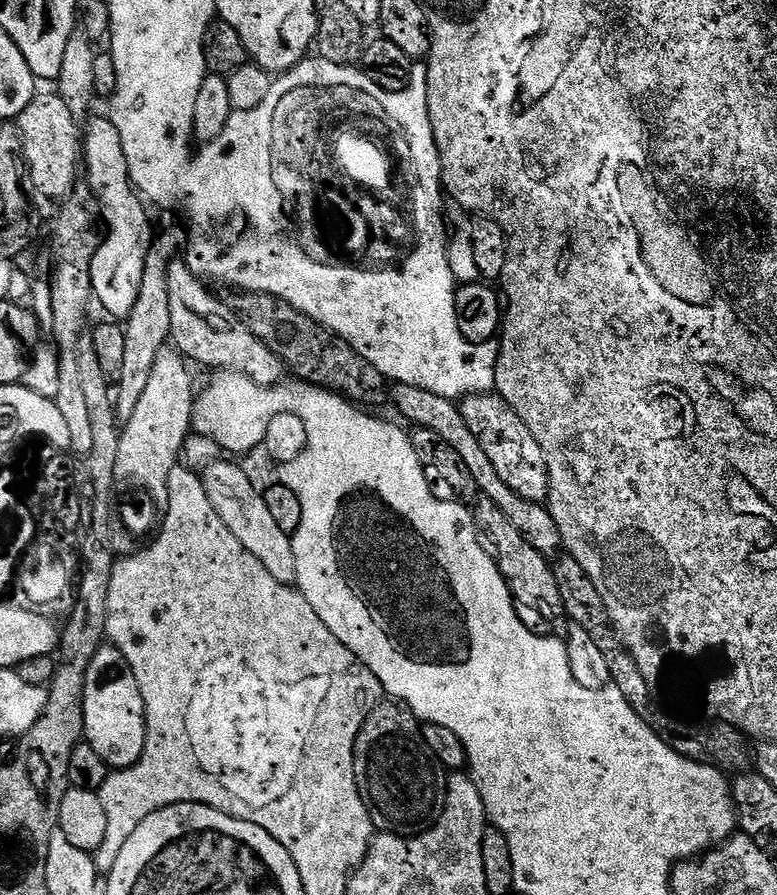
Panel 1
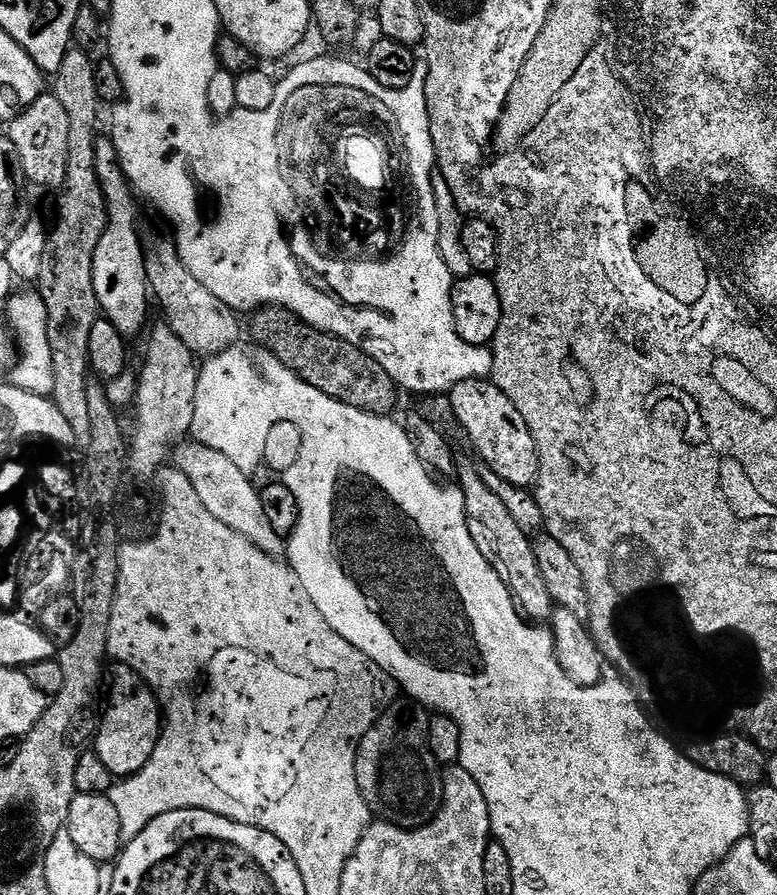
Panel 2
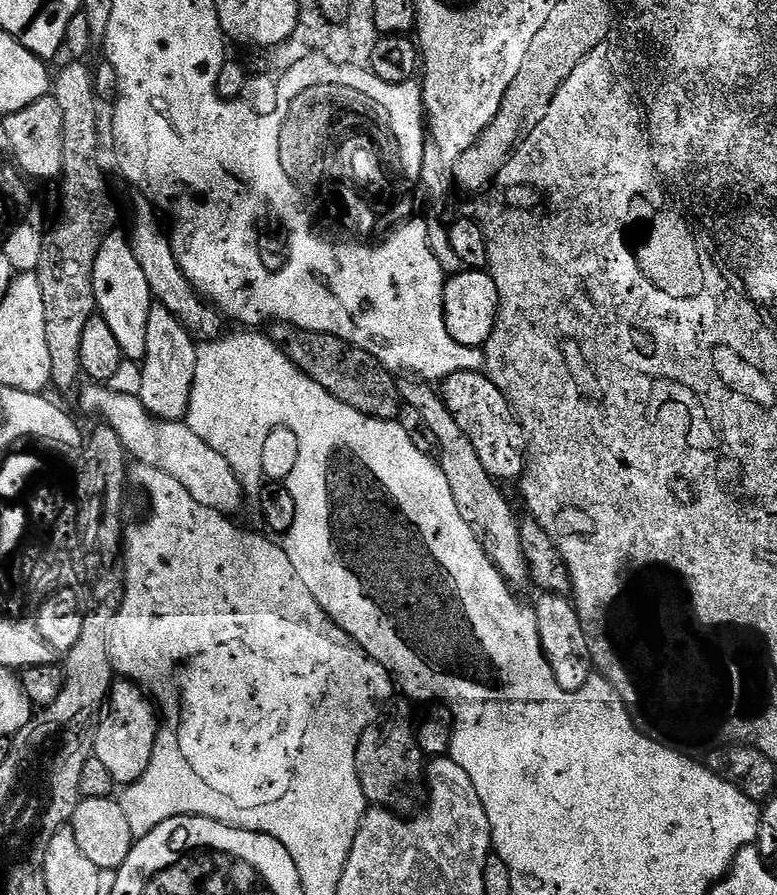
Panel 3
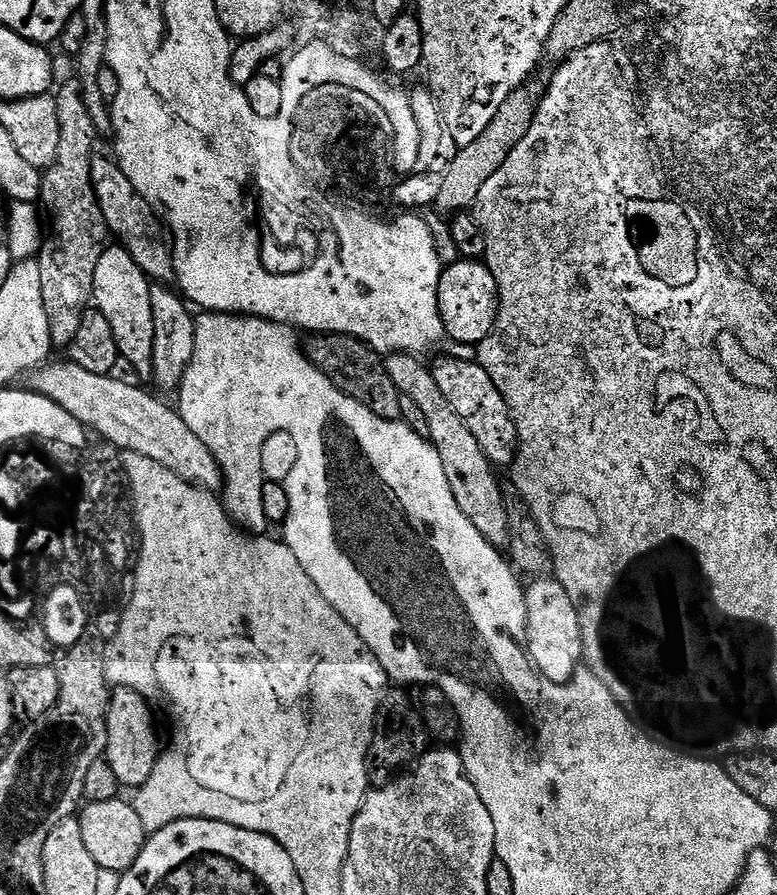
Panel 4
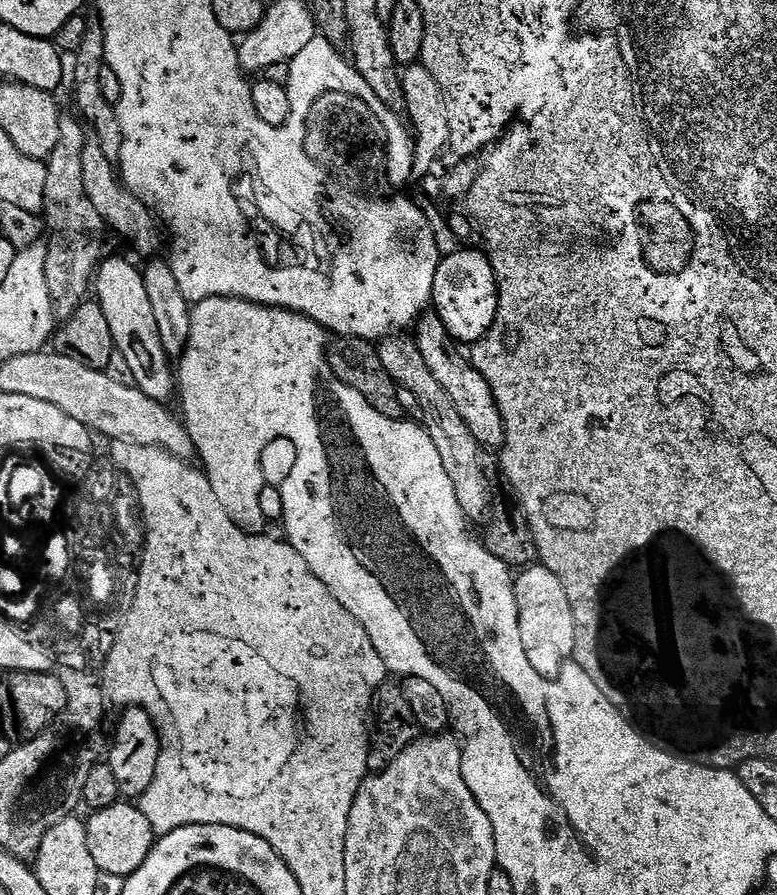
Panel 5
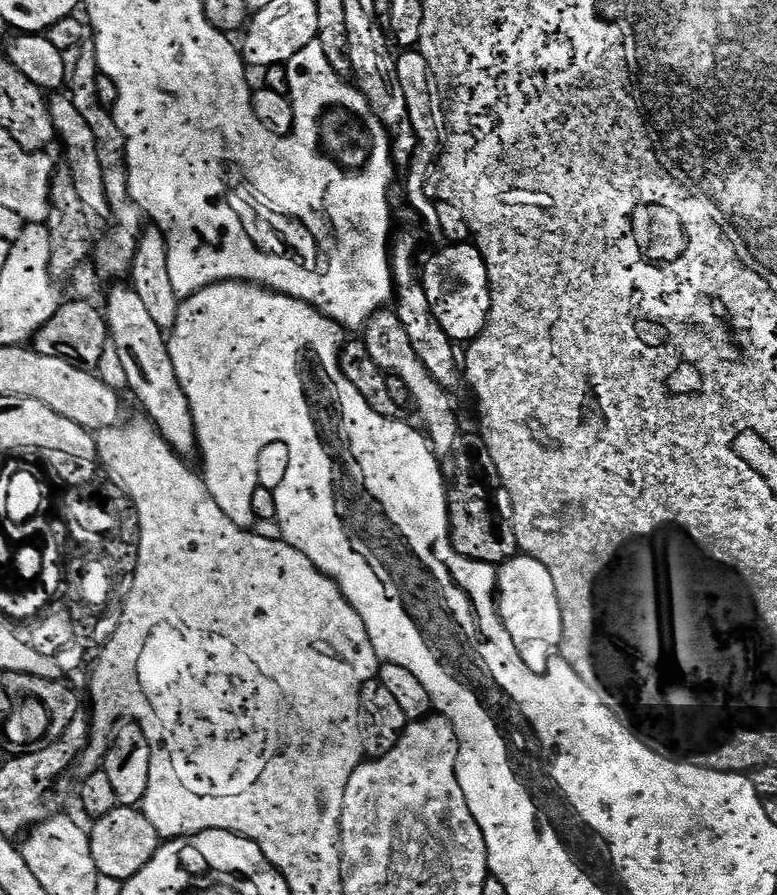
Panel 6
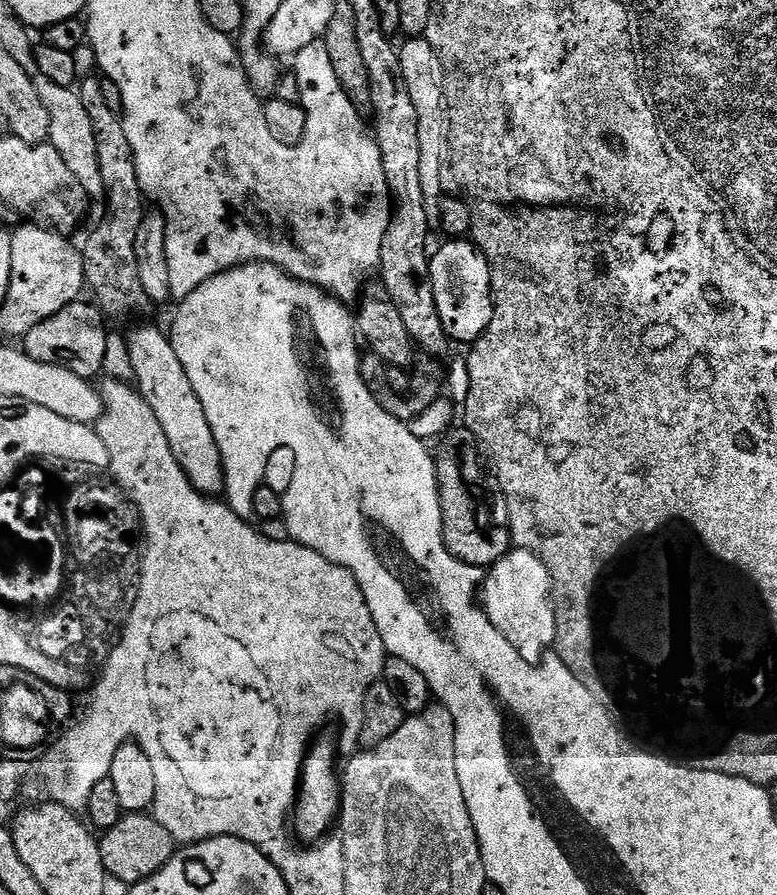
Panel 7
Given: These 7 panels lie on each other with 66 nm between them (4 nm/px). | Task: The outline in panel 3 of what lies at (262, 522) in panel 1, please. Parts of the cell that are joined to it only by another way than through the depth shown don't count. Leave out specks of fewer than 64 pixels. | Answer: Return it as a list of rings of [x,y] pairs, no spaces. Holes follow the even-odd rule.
[[[100,382],[85,383],[79,392],[81,410],[97,412],[99,419],[110,425],[114,434],[118,434],[124,451],[136,464],[144,464],[147,468],[157,468],[170,474],[170,478],[182,482],[182,487],[190,493],[194,502],[202,502],[202,506],[210,510],[225,514],[239,510],[240,503],[246,499],[246,493],[230,470],[230,462],[226,462],[226,458],[222,458],[214,446],[206,446],[206,442],[202,442],[202,438],[198,438],[198,434],[194,434],[186,422],[160,420],[151,416],[146,406],[142,406],[139,395],[115,392],[112,386]]]

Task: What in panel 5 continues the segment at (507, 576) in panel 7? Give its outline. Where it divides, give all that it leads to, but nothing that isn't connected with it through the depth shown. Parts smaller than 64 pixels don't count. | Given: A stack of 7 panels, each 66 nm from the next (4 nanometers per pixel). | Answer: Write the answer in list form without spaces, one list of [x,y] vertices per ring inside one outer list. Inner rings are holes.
[[[529,566],[514,580],[516,601],[518,602],[518,622],[522,630],[522,650],[530,658],[530,666],[538,674],[549,678],[559,677],[566,665],[573,659],[574,650],[574,614],[570,610],[570,598],[562,590],[562,582],[554,578],[550,570],[543,566]]]

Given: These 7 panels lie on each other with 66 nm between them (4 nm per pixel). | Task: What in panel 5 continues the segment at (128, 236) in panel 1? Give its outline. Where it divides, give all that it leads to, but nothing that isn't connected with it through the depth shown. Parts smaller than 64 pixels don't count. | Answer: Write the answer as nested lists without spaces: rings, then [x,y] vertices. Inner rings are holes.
[[[107,260],[97,267],[94,296],[102,314],[106,314],[106,323],[110,325],[110,334],[114,338],[119,359],[124,359],[132,375],[131,383],[140,388],[142,394],[159,402],[168,402],[177,391],[178,380],[174,375],[173,361],[162,350],[162,338],[158,338],[158,326],[154,323],[154,310],[146,294],[144,273],[128,260]]]

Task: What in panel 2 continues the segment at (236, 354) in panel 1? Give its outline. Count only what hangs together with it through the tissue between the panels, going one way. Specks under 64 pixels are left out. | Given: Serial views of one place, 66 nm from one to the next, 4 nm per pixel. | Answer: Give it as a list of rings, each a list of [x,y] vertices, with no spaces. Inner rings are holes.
[[[160,236],[157,240],[147,241],[144,244],[144,265],[146,266],[148,287],[155,303],[156,300],[160,303],[160,308],[164,311],[165,318],[168,319],[165,320],[167,327],[172,328],[174,334],[178,334],[178,338],[182,338],[182,342],[186,342],[188,349],[200,358],[217,356],[227,348],[237,347],[241,343],[241,317],[233,308],[226,306],[226,302],[214,298],[214,294],[210,294],[210,290],[206,290],[206,286],[202,286],[202,282],[198,282],[198,278],[194,278],[194,274],[190,274],[190,270],[186,270],[186,266],[182,266],[182,258],[178,258],[175,239],[165,236]]]

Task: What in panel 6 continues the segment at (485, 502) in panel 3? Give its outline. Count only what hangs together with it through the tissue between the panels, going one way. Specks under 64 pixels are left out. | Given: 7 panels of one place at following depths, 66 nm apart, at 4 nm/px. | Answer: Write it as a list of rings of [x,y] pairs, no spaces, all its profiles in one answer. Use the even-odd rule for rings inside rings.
[[[381,310],[375,312],[362,329],[362,339],[374,366],[378,366],[381,373],[402,378],[406,382],[406,390],[410,390],[412,404],[420,411],[424,419],[423,431],[426,433],[437,457],[445,458],[456,448],[460,440],[460,420],[456,417],[456,404],[452,401],[453,393],[443,388],[438,381],[432,377],[430,370],[422,366],[422,358],[414,354],[414,346],[406,335],[406,329],[396,316],[395,311]]]

